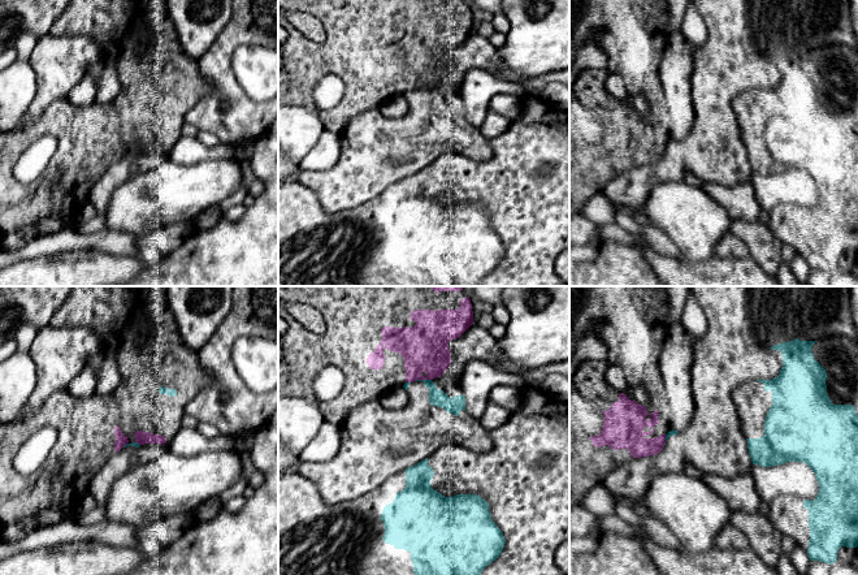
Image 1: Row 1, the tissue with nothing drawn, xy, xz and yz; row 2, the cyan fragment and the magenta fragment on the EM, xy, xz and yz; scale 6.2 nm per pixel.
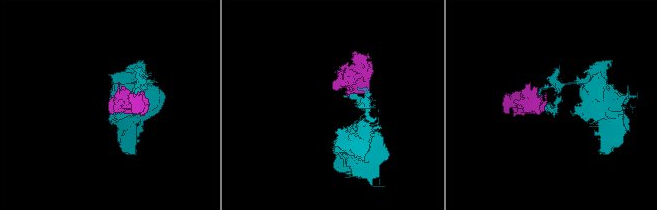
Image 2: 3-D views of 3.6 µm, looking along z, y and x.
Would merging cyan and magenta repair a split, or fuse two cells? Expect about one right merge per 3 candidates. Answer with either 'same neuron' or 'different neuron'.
different neuron

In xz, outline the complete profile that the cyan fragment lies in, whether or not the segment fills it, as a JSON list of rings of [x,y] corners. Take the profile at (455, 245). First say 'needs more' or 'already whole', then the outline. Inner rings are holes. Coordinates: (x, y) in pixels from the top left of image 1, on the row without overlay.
needs more; [[[428,167],[406,177],[406,196],[395,200],[384,193],[356,208],[337,213],[322,209],[318,196],[295,180],[278,183],[278,286],[480,286],[482,278],[495,269],[506,252],[503,241],[493,230],[489,212],[477,203],[456,203],[445,206],[432,196],[434,183]]]

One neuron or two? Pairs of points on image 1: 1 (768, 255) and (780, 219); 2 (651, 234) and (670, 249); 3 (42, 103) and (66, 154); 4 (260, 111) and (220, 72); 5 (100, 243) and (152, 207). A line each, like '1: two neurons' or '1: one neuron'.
1: two neurons
2: one neuron
3: two neurons
4: one neuron
5: two neurons

